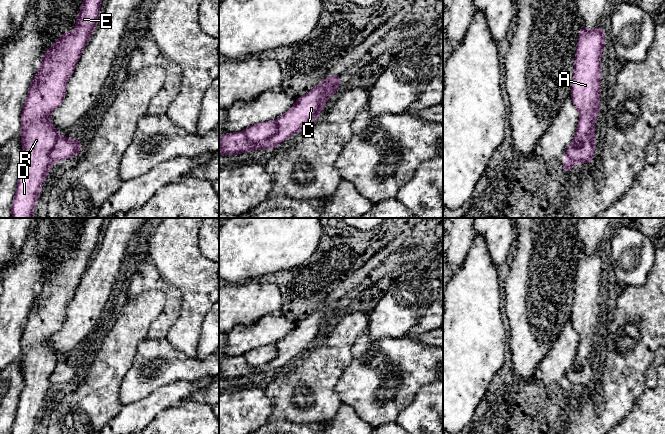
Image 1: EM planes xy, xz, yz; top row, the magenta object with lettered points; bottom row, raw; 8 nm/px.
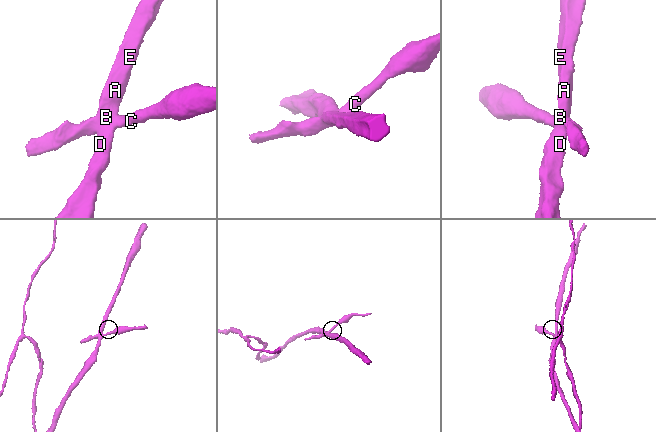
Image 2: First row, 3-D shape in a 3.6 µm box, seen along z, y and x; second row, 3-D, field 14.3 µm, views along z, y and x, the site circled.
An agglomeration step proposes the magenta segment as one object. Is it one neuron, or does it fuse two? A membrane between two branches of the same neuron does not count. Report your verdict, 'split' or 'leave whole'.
split

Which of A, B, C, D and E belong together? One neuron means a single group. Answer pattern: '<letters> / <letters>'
A B D E / C

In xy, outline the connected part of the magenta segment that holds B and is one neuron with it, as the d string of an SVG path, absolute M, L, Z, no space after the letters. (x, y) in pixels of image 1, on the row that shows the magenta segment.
M83 0L76 18L76 30L63 33L55 44L42 56L42 62L27 93L21 114L21 141L25 162L20 170L15 197L12 202L12 218L33 218L39 192L50 173L52 160L50 151L59 137L57 129L50 122L50 113L61 106L66 94L66 85L72 75L81 53L86 46L98 20L102 0Z

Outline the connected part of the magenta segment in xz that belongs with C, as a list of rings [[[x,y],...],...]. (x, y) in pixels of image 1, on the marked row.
[[[328,76],[300,98],[284,115],[276,120],[277,132],[262,143],[250,143],[243,132],[225,133],[219,141],[219,155],[236,155],[259,149],[274,149],[291,135],[306,129],[318,118],[327,99],[339,91],[341,77]]]

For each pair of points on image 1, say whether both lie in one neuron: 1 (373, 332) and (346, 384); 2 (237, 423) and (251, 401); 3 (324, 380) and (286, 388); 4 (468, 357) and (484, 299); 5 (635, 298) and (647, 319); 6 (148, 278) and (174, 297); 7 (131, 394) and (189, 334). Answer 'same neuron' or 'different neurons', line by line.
1: different neurons
2: same neuron
3: same neuron
4: same neuron
5: same neuron
6: same neuron
7: different neurons

